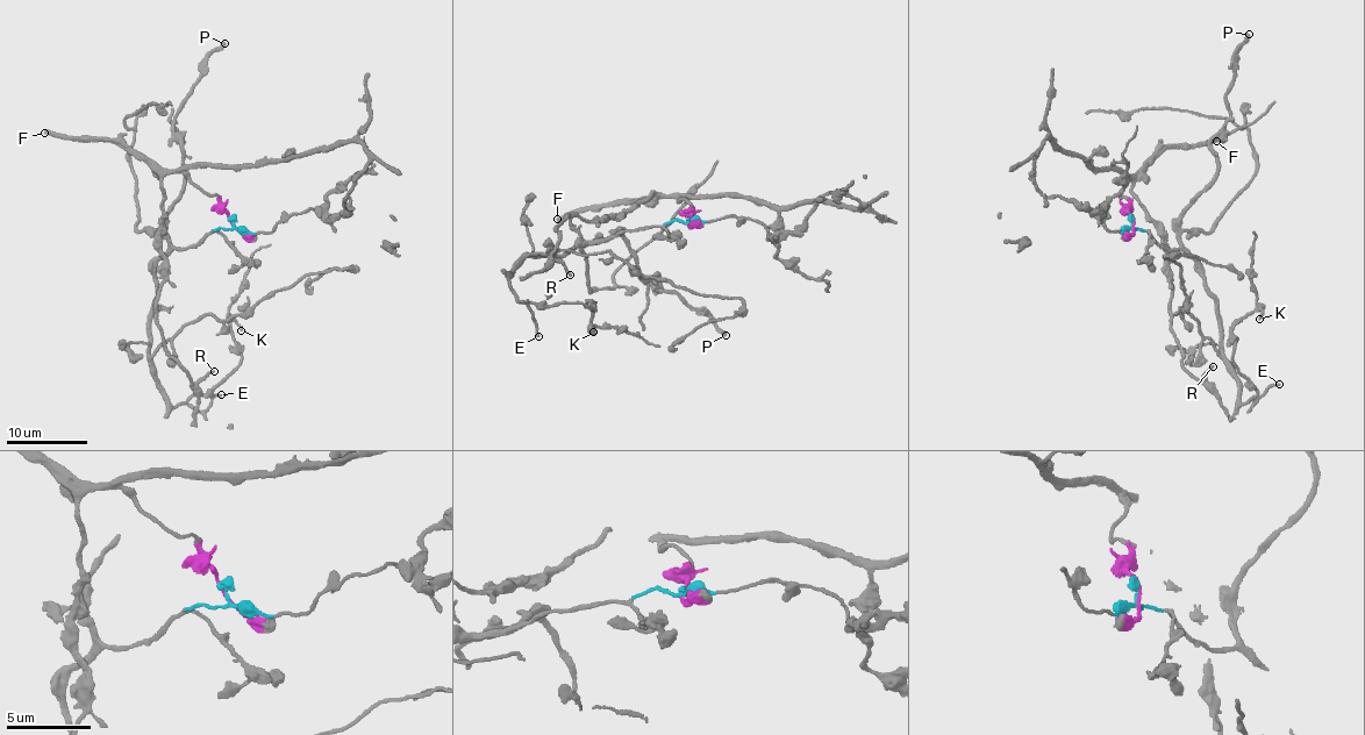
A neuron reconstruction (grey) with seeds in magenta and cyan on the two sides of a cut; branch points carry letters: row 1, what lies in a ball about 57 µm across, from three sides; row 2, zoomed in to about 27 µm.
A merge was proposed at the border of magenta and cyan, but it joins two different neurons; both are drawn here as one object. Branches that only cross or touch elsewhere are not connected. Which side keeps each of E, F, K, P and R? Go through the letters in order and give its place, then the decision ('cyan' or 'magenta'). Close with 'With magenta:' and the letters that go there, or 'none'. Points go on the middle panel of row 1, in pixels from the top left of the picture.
E: place (538, 336); cyan
F: place (557, 219); magenta
K: place (593, 332); cyan
P: place (726, 335); cyan
R: place (570, 275); magenta
With magenta: F, R

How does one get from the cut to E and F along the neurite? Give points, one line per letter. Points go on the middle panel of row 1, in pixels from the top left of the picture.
E: (688, 222), (670, 221), (608, 236), (558, 256), (522, 256), (509, 279), (515, 298), (527, 305), (540, 336)
F: (688, 222), (693, 206), (676, 197), (595, 206), (556, 219)

